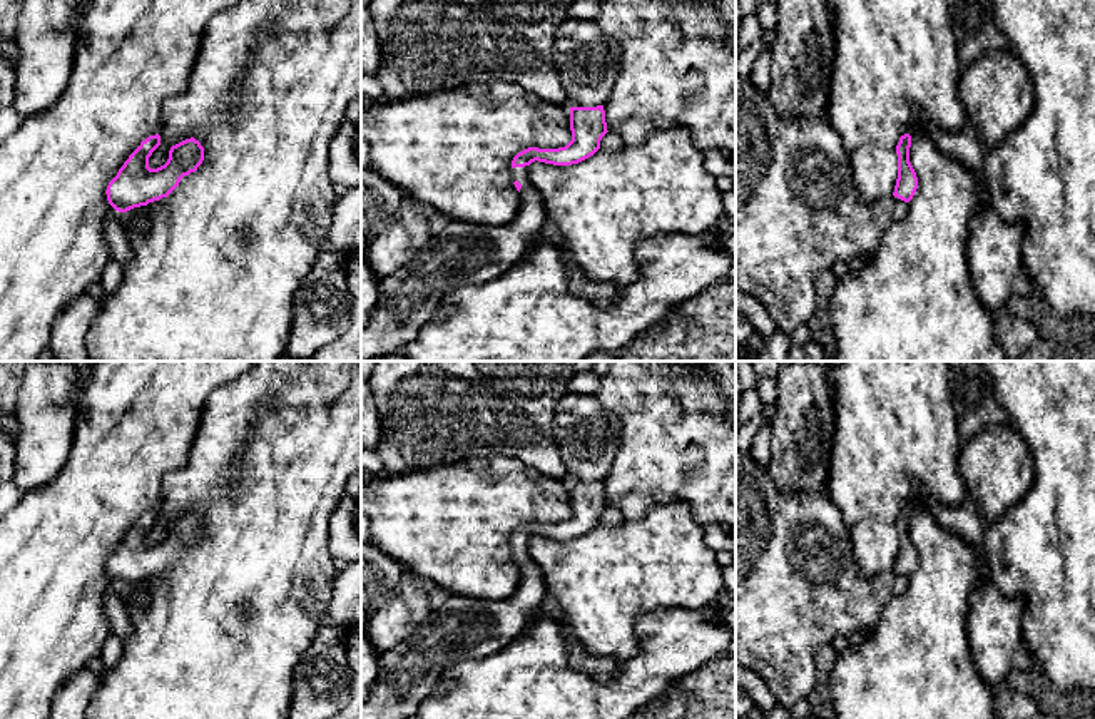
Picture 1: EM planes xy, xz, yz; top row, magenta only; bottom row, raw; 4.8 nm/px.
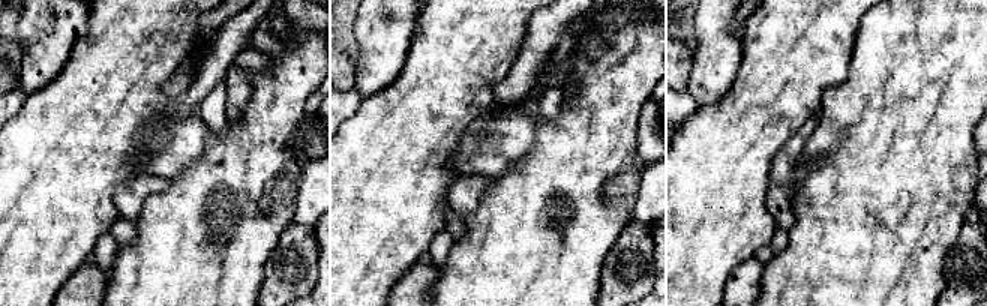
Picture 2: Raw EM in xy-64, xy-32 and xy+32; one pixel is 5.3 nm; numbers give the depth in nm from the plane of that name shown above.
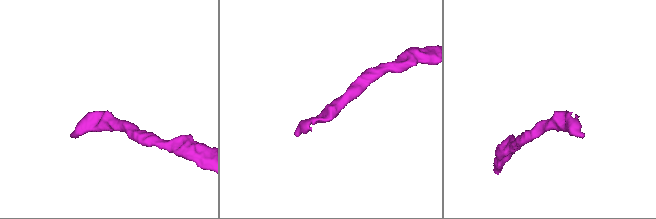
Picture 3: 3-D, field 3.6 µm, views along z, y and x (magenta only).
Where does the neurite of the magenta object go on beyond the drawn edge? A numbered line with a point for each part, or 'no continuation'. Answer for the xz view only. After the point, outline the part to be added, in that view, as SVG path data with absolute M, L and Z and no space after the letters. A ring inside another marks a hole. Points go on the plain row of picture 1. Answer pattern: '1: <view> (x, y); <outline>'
1: xz (463, 627); M528 540L513 542L522 558L513 595L481 600L451 595L405 640L378 659L361 719L410 719L421 704L443 694L441 674L466 659L491 655L518 639L547 597L538 565L527 553Z

